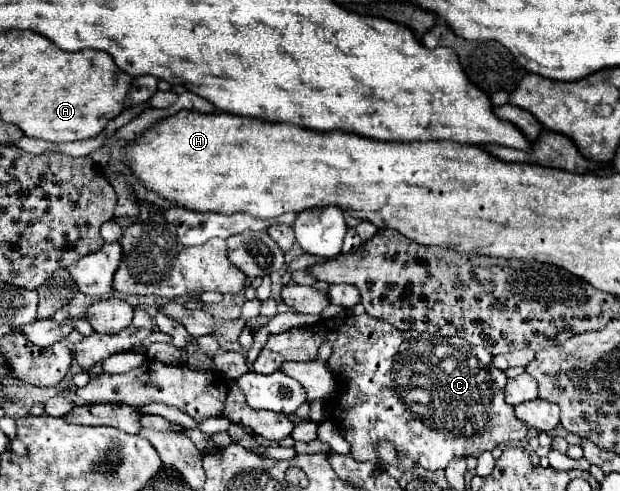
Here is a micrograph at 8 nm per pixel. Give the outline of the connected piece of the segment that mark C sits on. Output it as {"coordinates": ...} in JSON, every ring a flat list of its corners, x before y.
{"coordinates":[[342,314,342,316,336,316,336,318,322,318,314,326,300,326,300,328,290,328,290,330,286,330,282,334,270,334,266,346,262,348,262,352,258,354,258,358,254,362,254,372,260,372,260,374,276,372,282,366,282,362,286,362,286,360,294,360,294,362,316,360,318,358,318,348,324,342,328,342,332,346,332,354,330,354,326,364,332,370,332,374,336,376,336,380,338,380,336,394,326,400,328,402,328,406,326,406,328,418,340,428,340,432,346,438,346,442,352,446,352,458,356,458,358,462,380,462,378,456,374,454,374,446,376,446,376,442,386,440,386,442,392,442,398,452,404,452,408,458,412,458,418,466,422,466,426,470,444,470,448,466,448,462,452,458,456,458,456,456,464,456,464,458,466,456,480,456,482,452,494,450,498,444,504,444,508,440,522,440,522,438,526,438,528,426,524,422,520,422,514,416,514,408,504,402,504,386,506,386,508,378,506,378,506,374,502,370,492,366,492,356,482,346,472,346,472,344,462,342,458,338,432,338,430,334,426,336,426,334,416,334,416,332,400,332,400,330,392,328,388,322,374,320,368,314,362,314,362,316]]}

